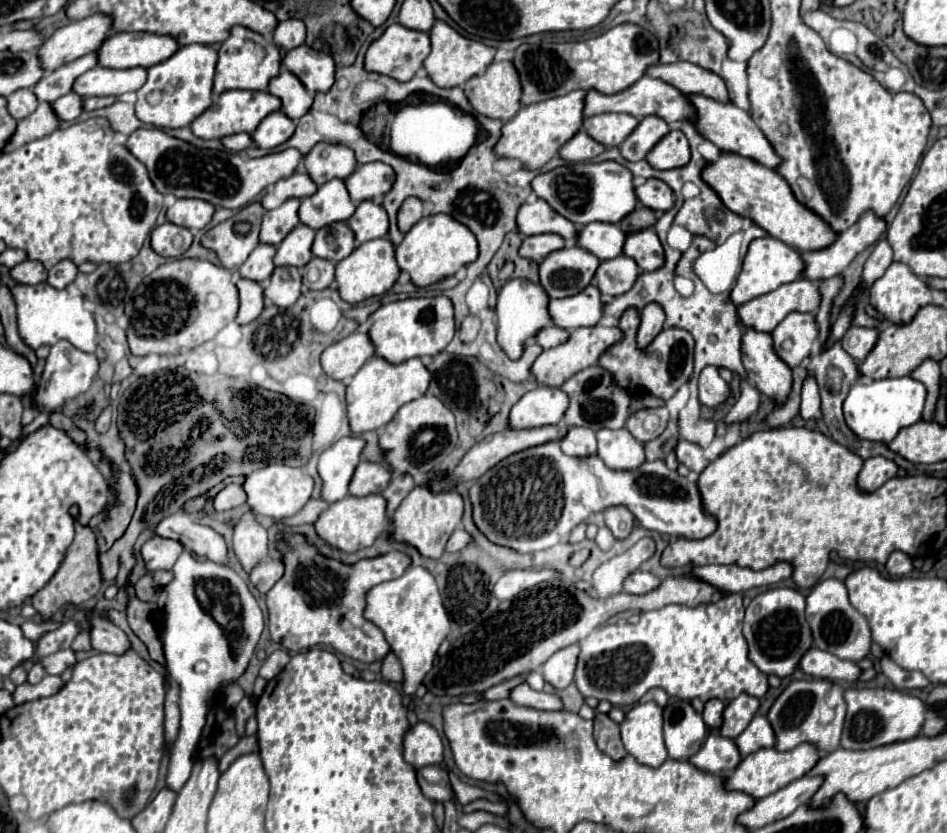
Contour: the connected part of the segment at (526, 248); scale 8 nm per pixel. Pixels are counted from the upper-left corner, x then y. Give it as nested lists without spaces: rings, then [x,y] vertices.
[[[530,235],[524,237],[522,245],[520,245],[520,257],[532,259],[532,261],[542,261],[542,257],[546,257],[548,253],[562,249],[566,245],[566,241],[558,235]]]

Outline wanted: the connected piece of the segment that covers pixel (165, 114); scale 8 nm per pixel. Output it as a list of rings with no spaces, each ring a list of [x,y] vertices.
[[[184,45],[166,61],[148,69],[146,83],[138,89],[136,117],[154,127],[186,127],[212,105],[212,79],[218,53],[208,45]]]

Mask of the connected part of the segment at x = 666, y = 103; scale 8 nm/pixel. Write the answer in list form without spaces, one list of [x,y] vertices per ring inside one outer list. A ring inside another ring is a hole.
[[[644,75],[634,85],[630,85],[628,89],[624,89],[620,93],[614,93],[614,95],[604,95],[604,93],[598,93],[598,91],[588,91],[586,93],[586,97],[584,97],[584,117],[592,117],[592,115],[598,115],[598,113],[608,113],[608,111],[630,113],[636,119],[642,119],[646,115],[658,115],[666,123],[674,123],[678,119],[692,121],[692,117],[694,117],[694,111],[690,109],[690,103],[686,101],[684,93],[680,93],[678,89],[674,89],[672,85],[668,85],[660,79],[648,77],[648,75]]]

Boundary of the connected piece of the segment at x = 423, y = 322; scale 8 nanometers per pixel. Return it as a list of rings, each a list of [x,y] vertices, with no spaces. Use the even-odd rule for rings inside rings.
[[[424,297],[424,299],[404,299],[386,303],[372,315],[372,325],[368,329],[374,353],[388,363],[402,363],[412,357],[436,355],[446,349],[454,335],[454,311],[448,297]]]

